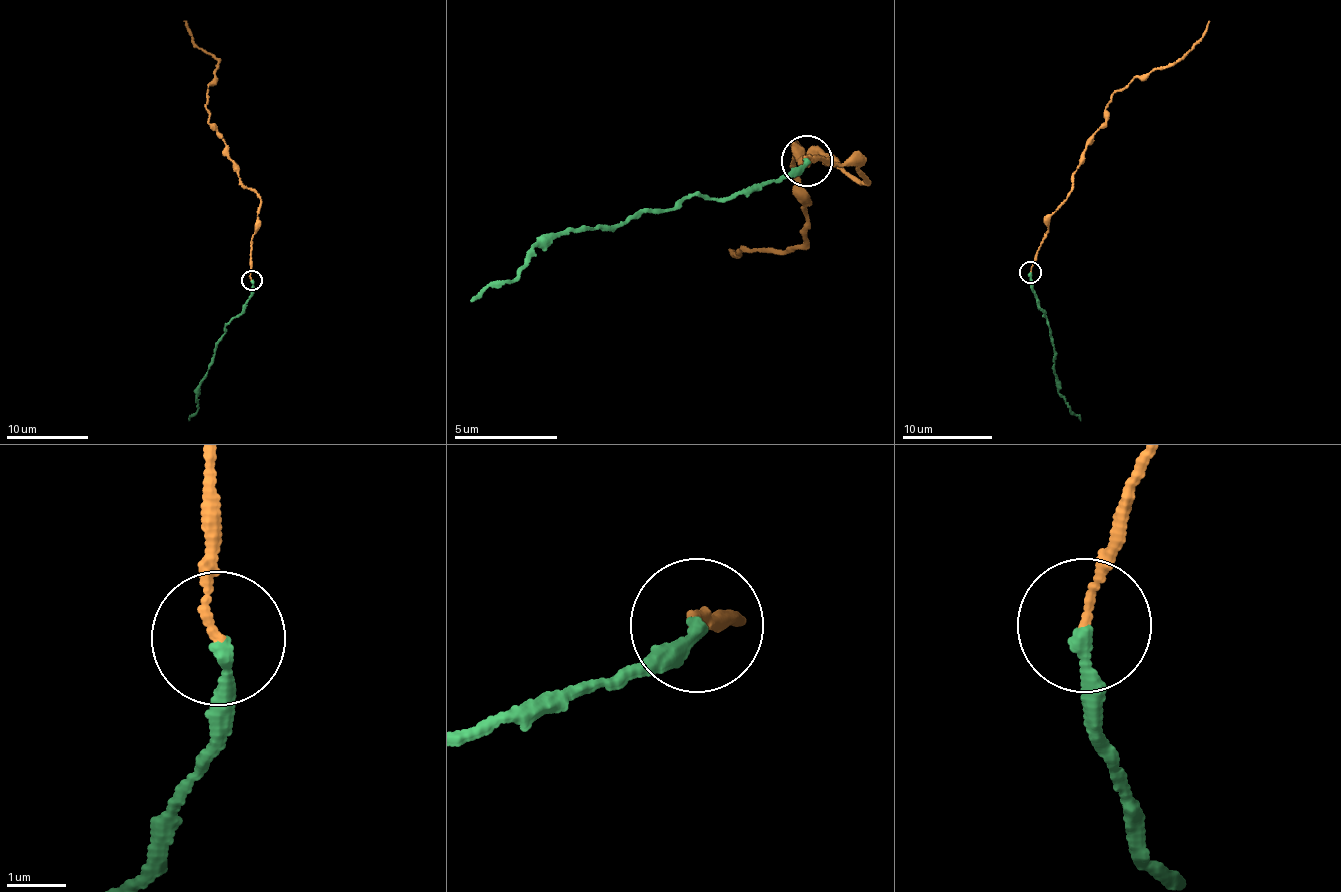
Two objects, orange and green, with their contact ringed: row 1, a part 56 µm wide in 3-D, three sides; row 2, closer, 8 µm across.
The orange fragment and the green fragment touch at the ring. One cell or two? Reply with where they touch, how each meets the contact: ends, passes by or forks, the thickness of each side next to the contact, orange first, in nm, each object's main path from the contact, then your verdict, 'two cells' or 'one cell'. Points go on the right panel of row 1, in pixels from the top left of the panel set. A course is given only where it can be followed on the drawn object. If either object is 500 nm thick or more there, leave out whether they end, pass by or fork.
place (1030, 272); orange ends; green ends; calibres 120 and 220 nm; course orange (1030, 273), (1049, 215), (1072, 191), (1088, 138), (1103, 122), (1112, 94), (1137, 76), (1170, 66), (1210, 20); course green (1030, 273), (1036, 306), (1043, 309), (1043, 317), (1049, 321), (1057, 392), (1067, 407), (1081, 421); two cells

